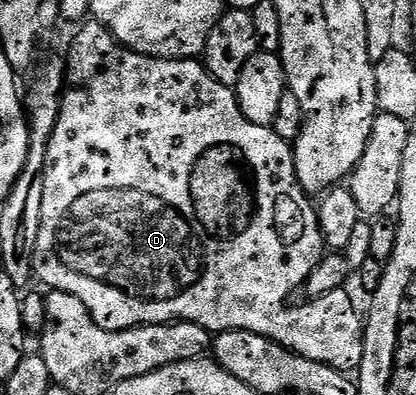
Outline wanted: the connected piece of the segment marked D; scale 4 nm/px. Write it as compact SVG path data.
M95 19L83 22L77 29L80 30L77 31L76 38L72 41L72 50L69 51L68 57L66 56L66 88L63 97L60 98L60 114L56 120L54 135L50 135L50 143L46 151L44 190L42 191L42 227L38 231L38 247L34 251L35 280L37 282L41 281L44 285L49 285L47 287L49 290L58 293L69 293L78 299L82 299L82 303L86 303L86 311L90 311L94 323L98 323L98 327L102 327L106 331L136 329L140 325L162 325L174 321L193 321L213 335L225 333L231 329L241 329L242 331L257 333L263 337L268 337L272 341L276 341L280 345L286 346L293 353L302 355L306 359L314 359L318 363L326 363L330 367L337 369L339 373L351 374L353 371L359 370L362 363L362 355L364 354L365 322L362 320L362 313L359 313L352 306L352 301L348 298L349 290L347 288L335 289L321 297L311 298L307 302L309 305L300 305L297 309L287 309L288 300L291 299L292 292L295 289L299 290L303 286L304 280L312 274L314 267L318 267L318 263L324 258L326 249L324 236L320 234L320 218L317 206L314 204L313 198L304 192L304 189L300 186L299 179L296 178L296 158L293 146L287 140L280 138L272 127L250 123L250 119L246 119L246 115L242 115L242 111L238 107L235 88L218 83L218 79L214 79L209 75L208 70L204 68L199 60L142 55L138 51L128 49L105 25L100 24Z

